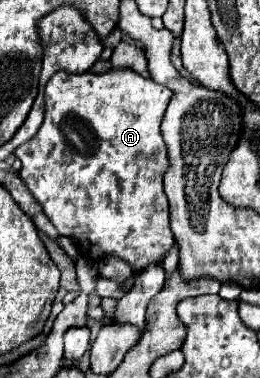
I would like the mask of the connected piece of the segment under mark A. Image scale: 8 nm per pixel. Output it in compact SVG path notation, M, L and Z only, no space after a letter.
M110 69L102 75L96 73L68 73L68 71L58 71L46 85L46 117L44 123L40 127L40 131L26 141L24 145L20 145L16 149L16 157L22 161L22 169L20 169L20 177L24 179L26 187L30 189L30 193L34 195L34 199L40 203L40 207L44 209L44 213L48 215L48 219L54 223L54 227L58 229L60 235L70 235L76 239L76 243L80 245L82 253L90 259L100 259L102 255L116 255L120 259L124 259L134 271L142 271L146 269L150 263L160 263L164 259L164 255L168 253L168 249L174 245L174 235L170 231L170 219L168 219L168 199L164 195L164 185L162 185L162 175L168 167L168 159L166 159L166 145L160 133L160 123L162 117L166 113L168 101L170 101L170 91L158 83L154 83L152 79L146 79L130 69Z

